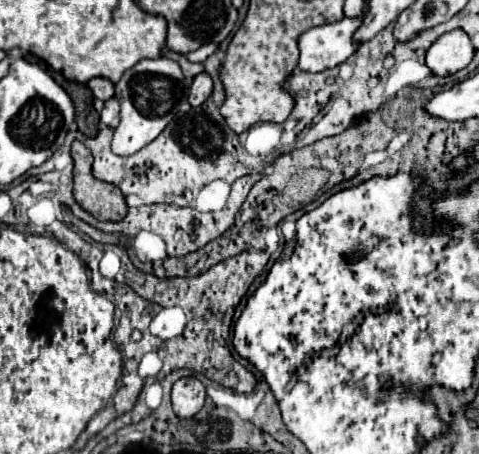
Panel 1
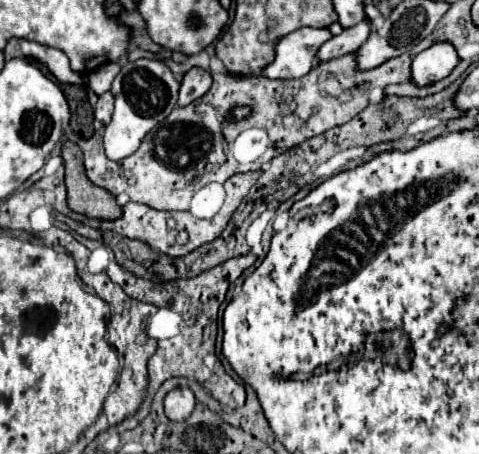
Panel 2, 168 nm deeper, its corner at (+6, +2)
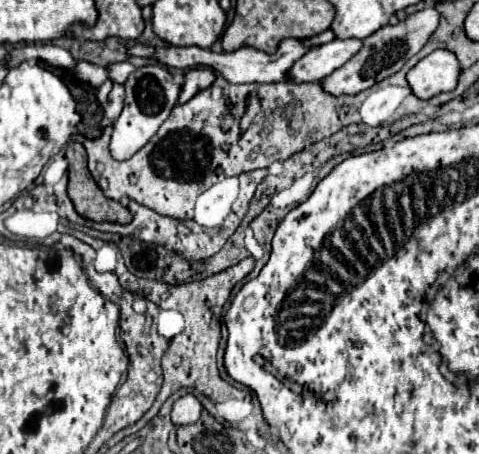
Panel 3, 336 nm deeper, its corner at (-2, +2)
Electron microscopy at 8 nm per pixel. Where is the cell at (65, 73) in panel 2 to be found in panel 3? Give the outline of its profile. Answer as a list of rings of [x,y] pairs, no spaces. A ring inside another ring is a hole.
[[[80,61],[74,69],[74,75],[86,83],[90,83],[92,87],[100,87],[106,79],[108,79],[108,69],[100,67],[100,65],[92,65],[86,61]]]

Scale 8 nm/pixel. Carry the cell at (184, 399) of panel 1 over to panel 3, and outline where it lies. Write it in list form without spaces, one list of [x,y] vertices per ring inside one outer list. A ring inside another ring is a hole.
[[[194,395],[180,397],[172,407],[172,423],[174,425],[192,425],[200,419],[202,405]]]

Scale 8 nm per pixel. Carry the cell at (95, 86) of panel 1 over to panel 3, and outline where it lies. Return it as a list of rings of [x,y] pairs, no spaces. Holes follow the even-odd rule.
[[[122,61],[122,63],[116,63],[116,65],[110,65],[110,67],[108,67],[110,79],[112,79],[114,83],[124,83],[134,69],[136,69],[136,67],[134,67],[130,61]]]

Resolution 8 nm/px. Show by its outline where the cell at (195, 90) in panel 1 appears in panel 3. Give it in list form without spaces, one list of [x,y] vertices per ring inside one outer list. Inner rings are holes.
[[[190,69],[184,77],[184,85],[178,97],[178,103],[186,103],[192,99],[198,91],[210,87],[214,83],[214,73],[210,69]]]

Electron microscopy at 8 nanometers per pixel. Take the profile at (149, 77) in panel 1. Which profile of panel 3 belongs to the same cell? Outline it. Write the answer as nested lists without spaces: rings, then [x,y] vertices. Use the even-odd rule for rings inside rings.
[[[158,63],[136,69],[128,77],[124,87],[126,87],[126,105],[114,123],[114,133],[110,141],[110,153],[118,161],[130,159],[136,151],[140,151],[148,143],[148,139],[158,131],[158,127],[168,119],[180,95],[180,87],[172,81],[172,75],[166,71],[166,67]]]

